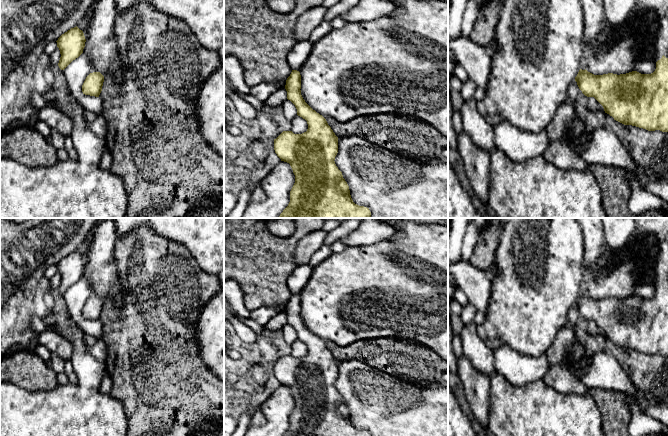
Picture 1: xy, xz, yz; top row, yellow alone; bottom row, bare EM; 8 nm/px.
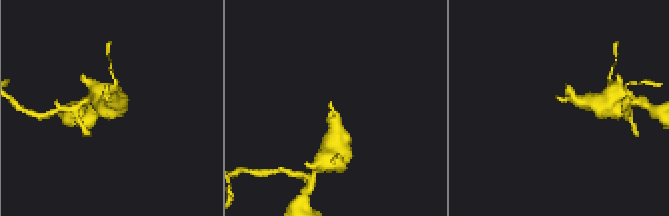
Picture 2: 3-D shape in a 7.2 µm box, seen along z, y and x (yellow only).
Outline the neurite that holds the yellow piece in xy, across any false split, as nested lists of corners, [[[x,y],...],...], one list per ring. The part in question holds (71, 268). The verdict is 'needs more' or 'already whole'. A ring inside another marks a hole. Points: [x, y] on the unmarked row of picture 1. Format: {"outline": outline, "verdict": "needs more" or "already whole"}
{"outline": [[[76,250],[62,258],[56,266],[61,278],[58,290],[64,294],[83,277],[86,263],[83,255]]], "verdict": "already whole"}

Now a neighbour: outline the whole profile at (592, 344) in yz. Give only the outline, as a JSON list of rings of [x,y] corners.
[[[575,304],[569,312],[567,323],[575,327],[574,342],[579,343],[583,347],[583,357],[592,359],[595,354],[606,350],[605,337],[591,335],[587,332],[588,321],[582,317]]]

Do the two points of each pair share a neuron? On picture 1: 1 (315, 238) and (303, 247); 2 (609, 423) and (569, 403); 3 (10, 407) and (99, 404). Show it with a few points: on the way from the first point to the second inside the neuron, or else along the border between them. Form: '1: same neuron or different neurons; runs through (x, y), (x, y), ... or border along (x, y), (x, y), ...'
1: same neuron; runs through (312, 241), (306, 246)
2: different neurons; border along (593, 397), (601, 414), (602, 425)
3: same neuron; runs through (32, 407), (77, 407)

